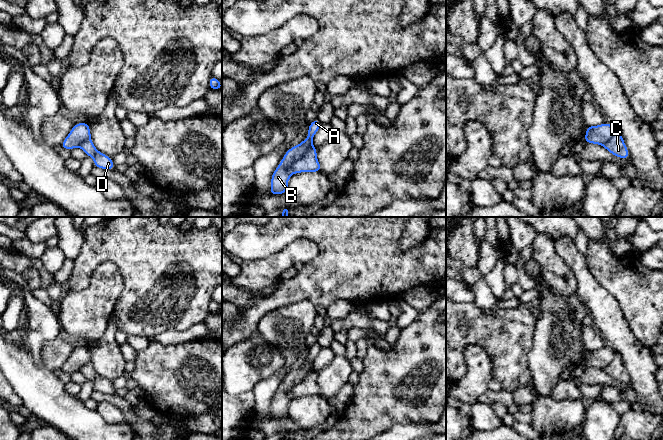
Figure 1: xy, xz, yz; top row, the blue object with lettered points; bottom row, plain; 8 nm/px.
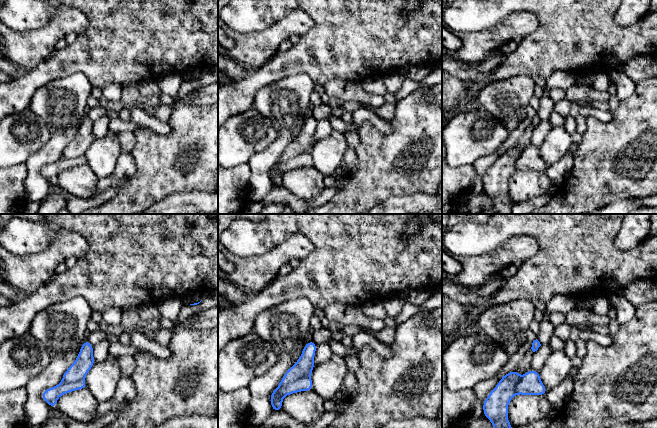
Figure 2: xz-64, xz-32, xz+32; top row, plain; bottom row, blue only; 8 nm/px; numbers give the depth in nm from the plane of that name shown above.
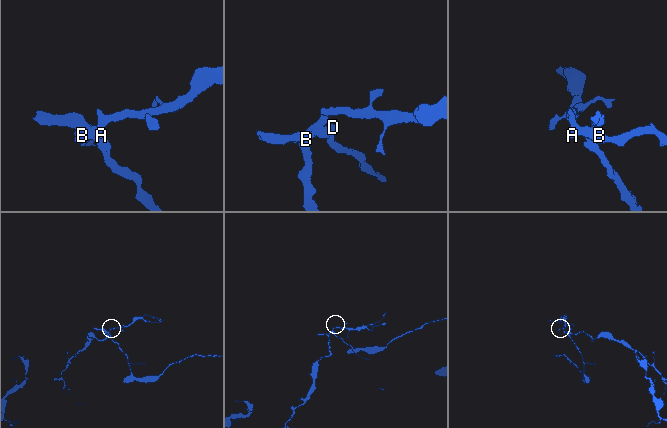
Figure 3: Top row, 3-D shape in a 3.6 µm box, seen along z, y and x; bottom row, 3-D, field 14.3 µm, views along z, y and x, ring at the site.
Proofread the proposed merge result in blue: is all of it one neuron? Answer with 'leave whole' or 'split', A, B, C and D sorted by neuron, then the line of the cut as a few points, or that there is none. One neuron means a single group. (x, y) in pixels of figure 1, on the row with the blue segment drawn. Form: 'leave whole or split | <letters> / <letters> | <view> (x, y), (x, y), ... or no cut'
split | A B / C D | xz (313, 147), (292, 165), (292, 173)

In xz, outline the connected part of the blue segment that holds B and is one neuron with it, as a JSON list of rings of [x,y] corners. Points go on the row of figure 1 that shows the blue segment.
[[[318,119],[313,120],[309,124],[307,139],[304,139],[299,145],[293,146],[288,149],[280,161],[278,167],[271,176],[271,191],[270,196],[284,194],[288,192],[288,180],[293,174],[291,171],[292,165],[299,159],[301,159],[306,152],[314,148],[313,137],[317,133],[321,126]]]

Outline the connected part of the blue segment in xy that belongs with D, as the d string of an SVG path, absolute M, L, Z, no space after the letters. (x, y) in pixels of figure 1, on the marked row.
M87 139L82 142L79 146L86 154L94 160L94 167L98 167L104 170L113 170L115 169L115 164L111 157L99 152L94 146L91 139Z

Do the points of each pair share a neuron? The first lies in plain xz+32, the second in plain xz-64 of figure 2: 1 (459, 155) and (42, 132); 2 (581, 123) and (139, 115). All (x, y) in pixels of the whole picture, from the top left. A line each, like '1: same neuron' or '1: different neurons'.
1: same neuron
2: same neuron

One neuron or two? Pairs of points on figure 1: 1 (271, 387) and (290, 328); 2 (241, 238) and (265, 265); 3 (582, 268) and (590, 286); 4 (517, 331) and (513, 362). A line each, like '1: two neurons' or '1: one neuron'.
1: one neuron
2: two neurons
3: one neuron
4: one neuron

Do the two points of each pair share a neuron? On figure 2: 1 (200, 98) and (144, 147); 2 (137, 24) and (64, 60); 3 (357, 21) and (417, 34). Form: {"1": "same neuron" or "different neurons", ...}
{"1": "different neurons", "2": "same neuron", "3": "same neuron"}

